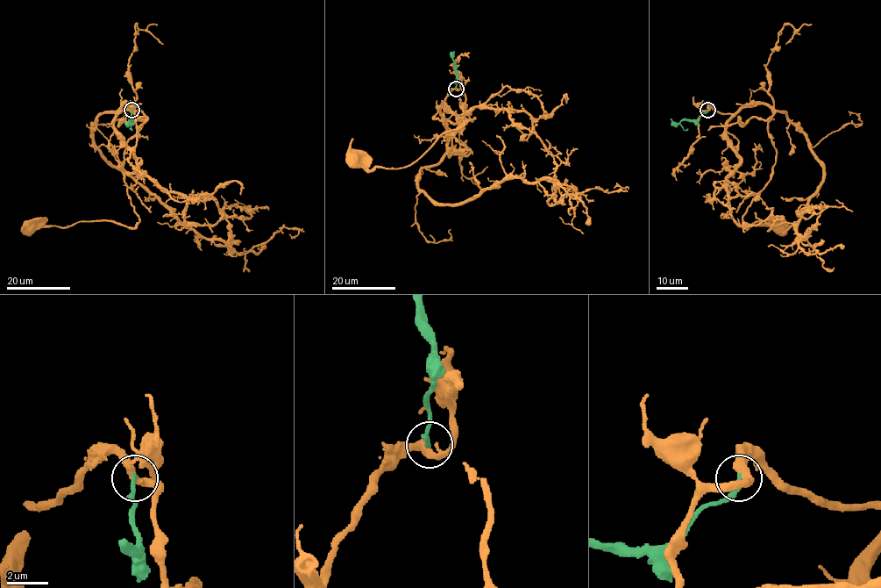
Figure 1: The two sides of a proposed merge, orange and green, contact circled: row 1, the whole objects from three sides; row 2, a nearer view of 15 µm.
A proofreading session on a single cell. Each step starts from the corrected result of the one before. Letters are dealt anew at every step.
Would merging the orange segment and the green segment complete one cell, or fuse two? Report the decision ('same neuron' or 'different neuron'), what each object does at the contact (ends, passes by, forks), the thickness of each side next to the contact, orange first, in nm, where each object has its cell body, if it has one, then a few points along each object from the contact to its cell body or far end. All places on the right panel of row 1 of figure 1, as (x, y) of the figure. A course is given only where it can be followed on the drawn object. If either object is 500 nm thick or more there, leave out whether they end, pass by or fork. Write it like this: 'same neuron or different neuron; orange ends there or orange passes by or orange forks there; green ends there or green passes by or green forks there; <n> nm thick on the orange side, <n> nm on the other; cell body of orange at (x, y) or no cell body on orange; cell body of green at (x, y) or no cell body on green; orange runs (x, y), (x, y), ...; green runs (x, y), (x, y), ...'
different neuron; orange passes by; green ends there; 400 nm thick on the orange side, 240 nm on the other; cell body of orange at (777, 226); no cell body on green; orange runs (707, 110), (771, 107), (768, 127), (776, 162), (742, 217), (748, 228), (757, 221), (778, 225); green runs (707, 110), (696, 120), (680, 122), (685, 130), (688, 128)

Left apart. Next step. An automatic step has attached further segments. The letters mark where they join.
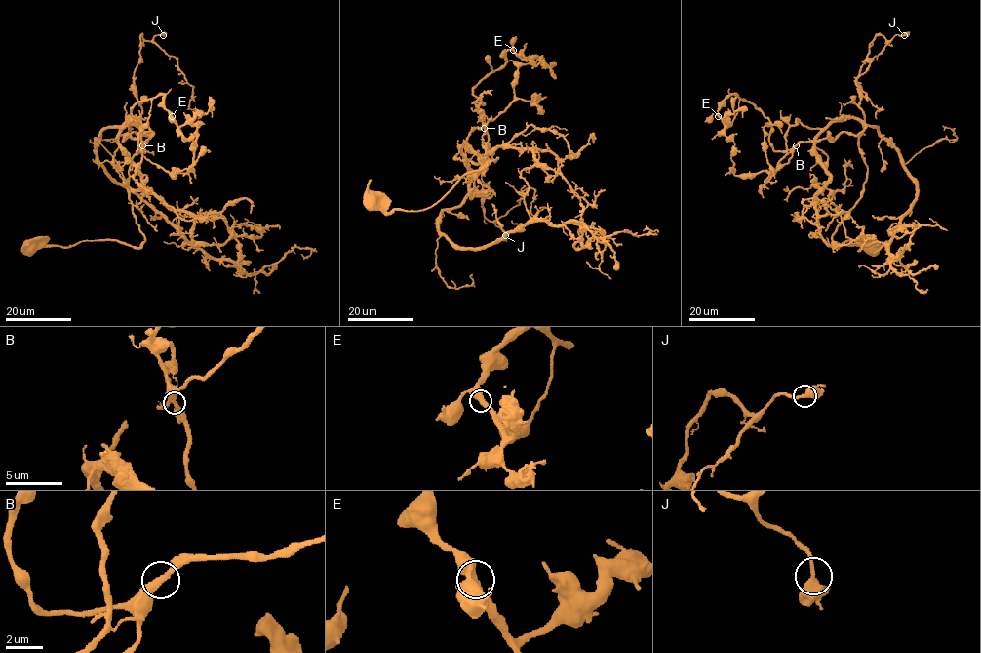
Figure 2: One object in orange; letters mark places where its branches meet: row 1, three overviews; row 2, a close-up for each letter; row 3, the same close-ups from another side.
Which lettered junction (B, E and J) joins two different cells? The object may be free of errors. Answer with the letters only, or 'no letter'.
no letter

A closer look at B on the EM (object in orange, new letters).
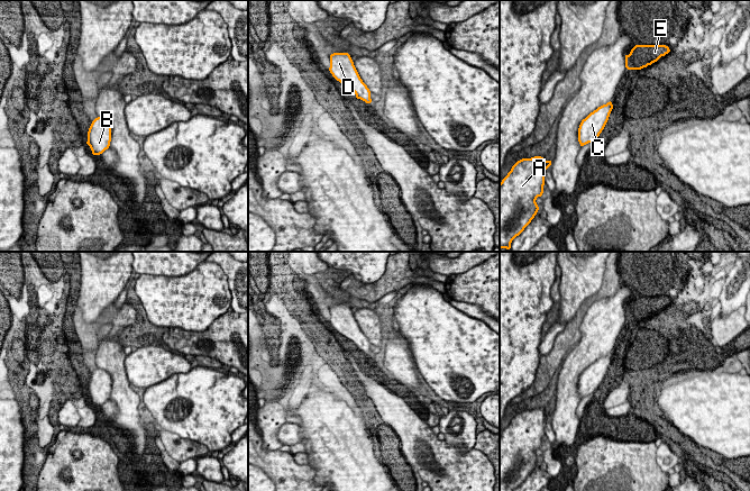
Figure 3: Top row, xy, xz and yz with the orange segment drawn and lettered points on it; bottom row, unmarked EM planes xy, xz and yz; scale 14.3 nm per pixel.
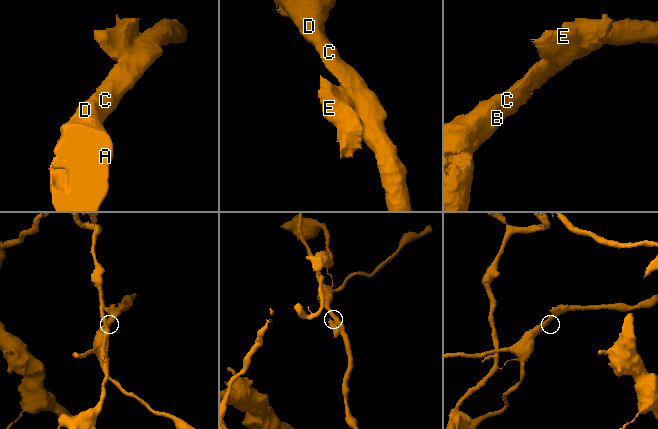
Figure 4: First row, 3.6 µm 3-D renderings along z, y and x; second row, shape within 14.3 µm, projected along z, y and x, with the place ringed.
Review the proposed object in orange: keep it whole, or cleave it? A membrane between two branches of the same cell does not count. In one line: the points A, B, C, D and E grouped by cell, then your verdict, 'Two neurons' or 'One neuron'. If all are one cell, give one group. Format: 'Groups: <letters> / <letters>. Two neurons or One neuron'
Groups: A B C D E. One neuron

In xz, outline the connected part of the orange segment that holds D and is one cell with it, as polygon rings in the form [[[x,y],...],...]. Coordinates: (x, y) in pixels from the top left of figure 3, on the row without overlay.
[[[333,304],[329,308],[329,322],[332,328],[355,344],[356,351],[360,351],[371,356],[371,343],[360,330],[351,308],[348,304]]]

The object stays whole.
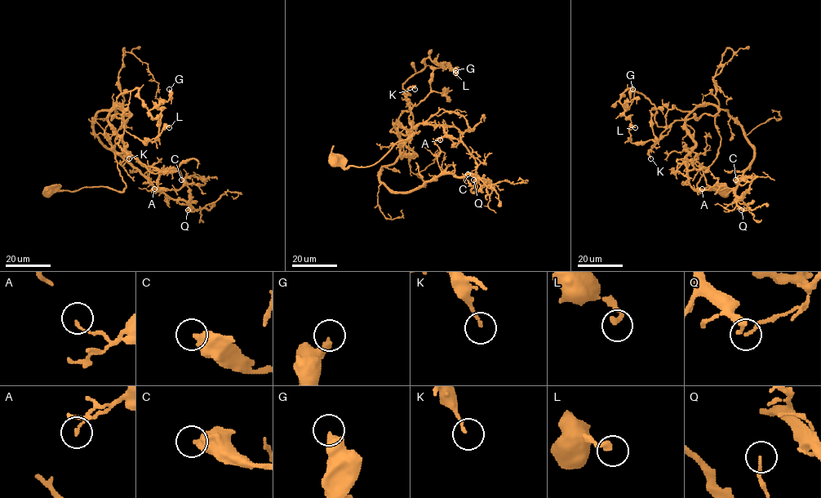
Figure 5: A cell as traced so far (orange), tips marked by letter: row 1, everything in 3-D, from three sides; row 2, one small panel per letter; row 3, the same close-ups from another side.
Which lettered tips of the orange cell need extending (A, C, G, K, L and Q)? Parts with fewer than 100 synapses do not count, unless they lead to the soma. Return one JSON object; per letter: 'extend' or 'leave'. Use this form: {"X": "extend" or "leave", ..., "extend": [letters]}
{"A": "leave", "C": "leave", "G": "leave", "K": "leave", "L": "leave", "Q": "leave", "extend": []}

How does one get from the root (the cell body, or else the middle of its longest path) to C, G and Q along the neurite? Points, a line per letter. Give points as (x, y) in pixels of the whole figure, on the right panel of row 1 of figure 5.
C: (722, 189), (697, 186), (720, 146), (718, 108), (753, 147), (737, 201), (754, 176), (735, 180)
G: (722, 189), (697, 186), (720, 146), (715, 117), (659, 126), (641, 93), (627, 89), (623, 107), (632, 89)
Q: (722, 189), (697, 186), (720, 146), (718, 108), (753, 147), (735, 190), (747, 206), (741, 210)

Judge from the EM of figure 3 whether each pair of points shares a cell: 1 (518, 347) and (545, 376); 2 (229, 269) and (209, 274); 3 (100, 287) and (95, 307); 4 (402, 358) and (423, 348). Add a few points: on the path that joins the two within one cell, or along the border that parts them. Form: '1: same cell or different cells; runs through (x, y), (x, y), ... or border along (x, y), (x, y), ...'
1: different cells; border along (540, 355), (534, 380), (524, 391)
2: different cells; border along (216, 263), (226, 275), (230, 296)
3: same cell; runs through (97, 291), (95, 302)
4: different cells; border along (400, 330), (408, 343), (415, 364)

